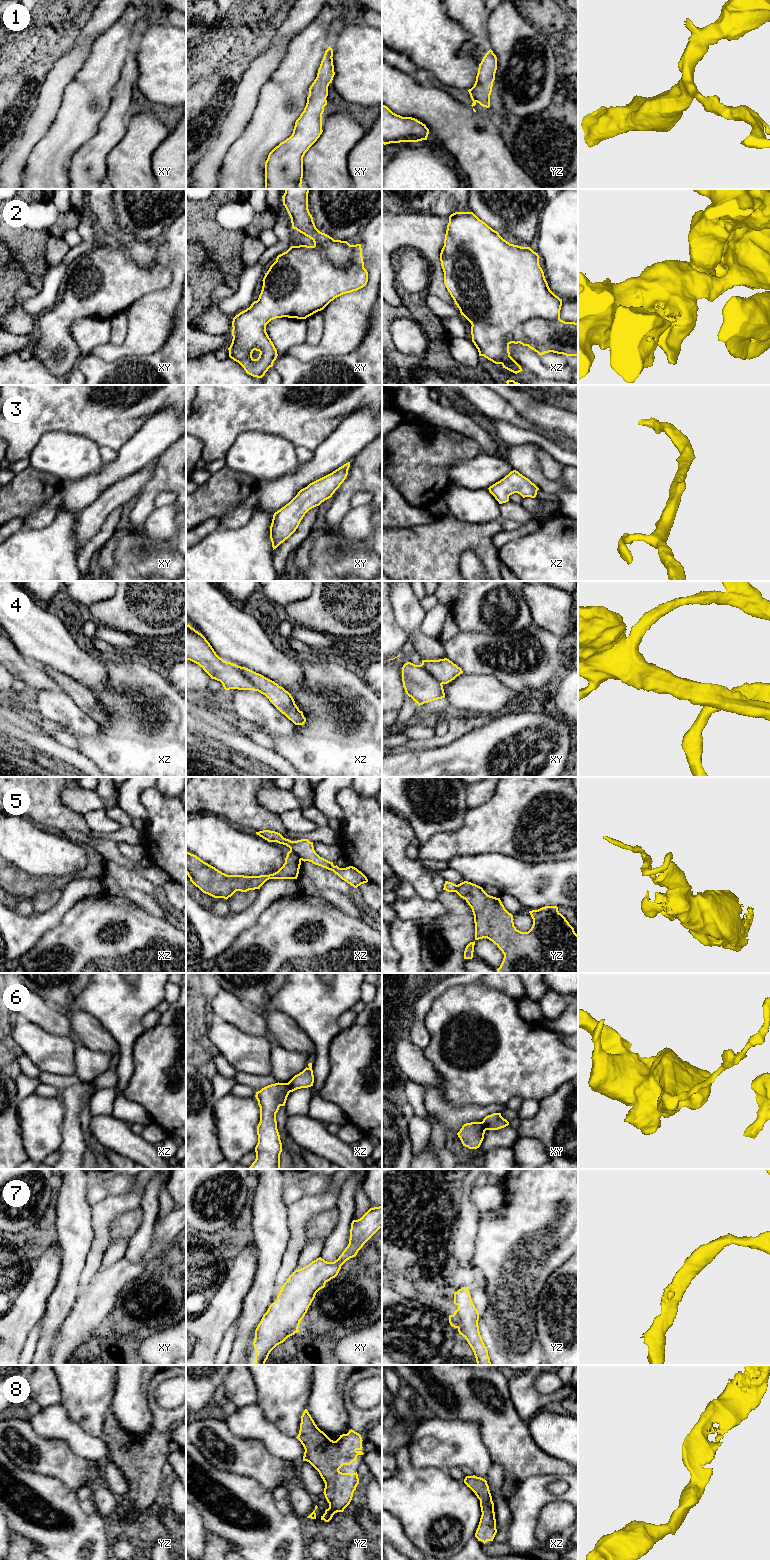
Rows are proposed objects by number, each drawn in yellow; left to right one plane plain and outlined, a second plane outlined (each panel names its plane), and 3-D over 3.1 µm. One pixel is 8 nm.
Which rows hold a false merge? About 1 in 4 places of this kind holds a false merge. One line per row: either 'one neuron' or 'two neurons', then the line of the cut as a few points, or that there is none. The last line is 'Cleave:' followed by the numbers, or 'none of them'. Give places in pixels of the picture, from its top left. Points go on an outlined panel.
1: one neuron; cut none
2: one neuron; cut none
3: one neuron; cut none
4: one neuron; cut none
5: two neurons; cut xz (290, 849), (301, 859)
6: two neurons; cut xz (286, 1083), (289, 1092)
7: one neuron; cut none
8: one neuron; cut none
Cleave: 5, 6

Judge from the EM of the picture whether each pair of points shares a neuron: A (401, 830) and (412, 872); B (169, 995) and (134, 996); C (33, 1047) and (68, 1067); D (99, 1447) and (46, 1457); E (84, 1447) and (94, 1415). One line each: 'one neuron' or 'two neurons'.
A: one neuron
B: two neurons
C: one neuron
D: two neurons
E: two neurons

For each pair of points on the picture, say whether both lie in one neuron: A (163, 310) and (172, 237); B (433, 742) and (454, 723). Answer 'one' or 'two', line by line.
A: one
B: one

